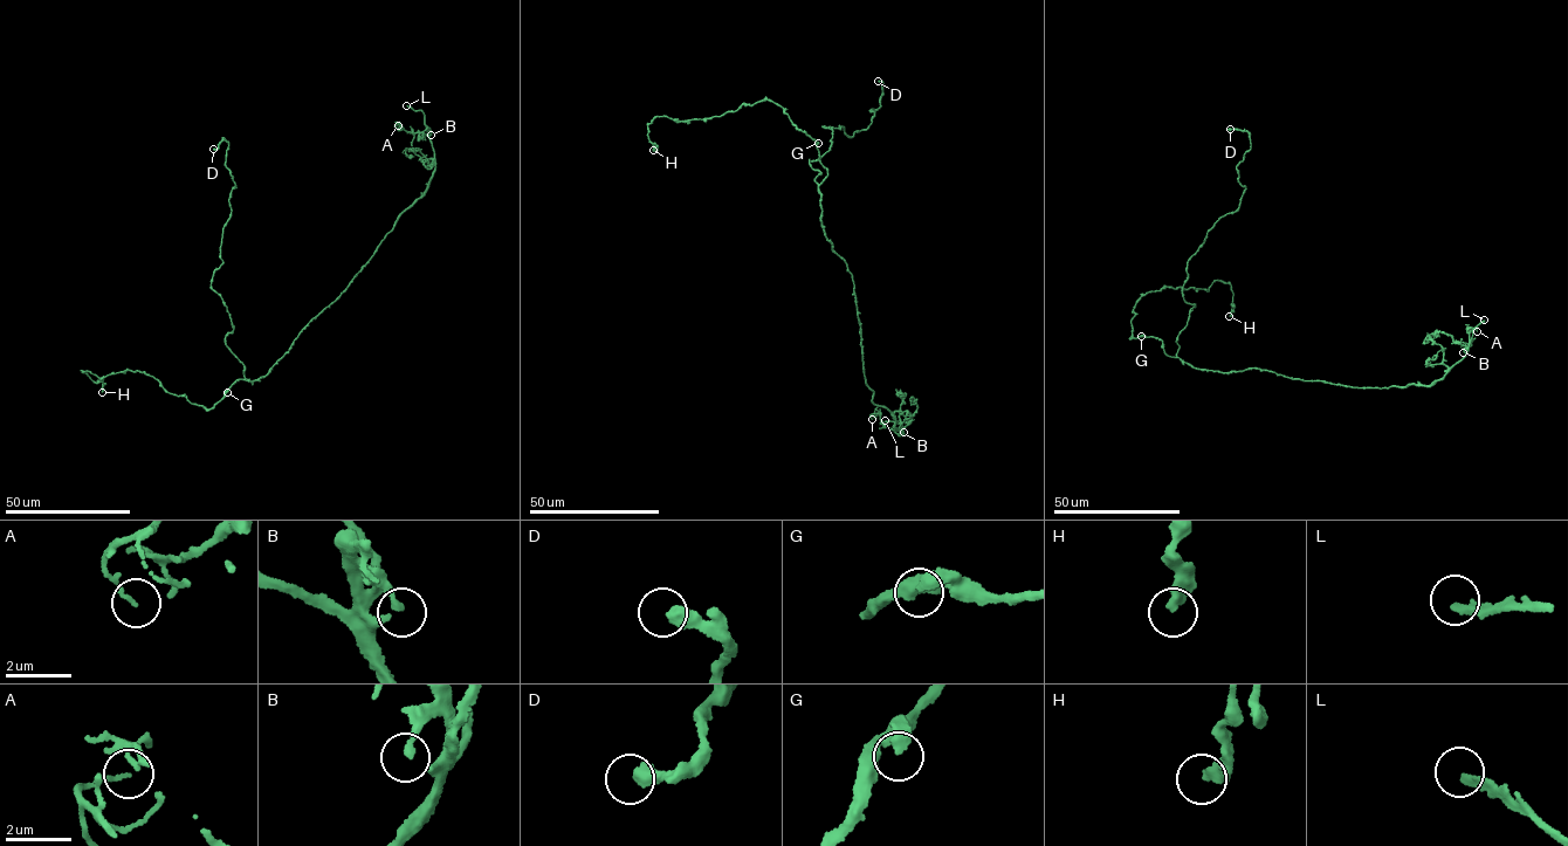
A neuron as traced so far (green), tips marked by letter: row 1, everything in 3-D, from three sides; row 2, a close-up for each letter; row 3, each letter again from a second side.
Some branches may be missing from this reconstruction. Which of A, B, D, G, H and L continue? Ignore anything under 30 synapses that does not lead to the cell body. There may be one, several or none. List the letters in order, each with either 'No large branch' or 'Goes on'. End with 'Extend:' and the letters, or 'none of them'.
A: No large branch
B: No large branch
D: No large branch
G: No large branch
H: No large branch
L: Goes on
Extend: L

